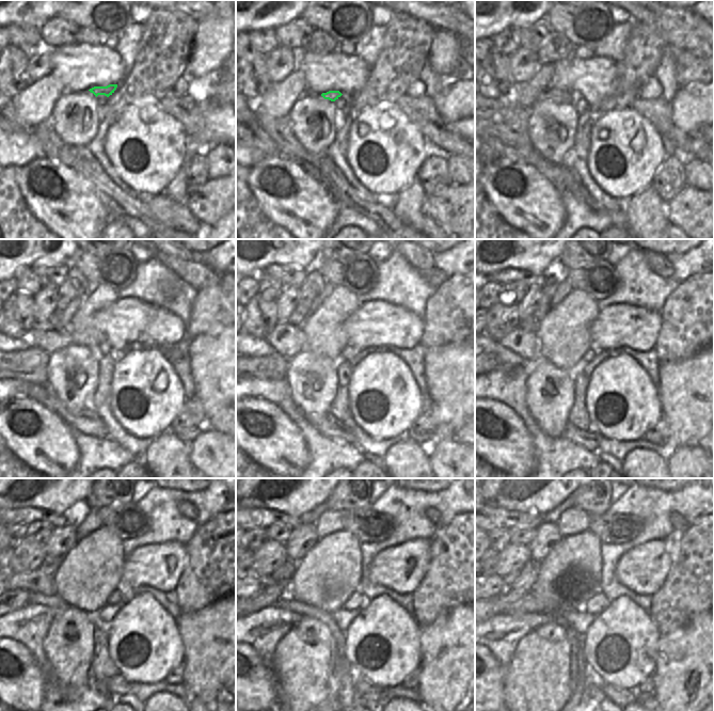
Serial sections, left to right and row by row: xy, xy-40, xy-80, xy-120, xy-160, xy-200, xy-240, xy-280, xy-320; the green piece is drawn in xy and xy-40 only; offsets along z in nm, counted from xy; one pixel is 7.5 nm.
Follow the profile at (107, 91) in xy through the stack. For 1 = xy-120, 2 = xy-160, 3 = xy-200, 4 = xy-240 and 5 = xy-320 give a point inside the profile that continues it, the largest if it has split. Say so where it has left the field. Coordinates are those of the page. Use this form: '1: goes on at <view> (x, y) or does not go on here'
1: goes on at xy-120 (50, 338)
2: goes on at xy-160 (287, 340)
3: goes on at xy-200 (525, 344)
4: goes on at xy-240 (35, 581)
5: goes on at xy-320 (496, 584)

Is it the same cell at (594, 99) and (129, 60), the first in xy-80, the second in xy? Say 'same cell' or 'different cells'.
different cells

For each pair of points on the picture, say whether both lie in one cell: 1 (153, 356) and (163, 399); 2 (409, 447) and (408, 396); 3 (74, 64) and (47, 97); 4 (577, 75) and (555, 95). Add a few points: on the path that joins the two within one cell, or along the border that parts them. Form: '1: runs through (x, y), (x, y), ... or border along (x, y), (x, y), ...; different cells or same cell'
1: runs through (148, 367), (148, 389), (152, 392); same cell
2: border along (406, 433), (402, 437); different cells
3: border along (52, 73), (60, 79), (65, 90); different cells
4: border along (550, 88), (569, 90), (572, 93); different cells

